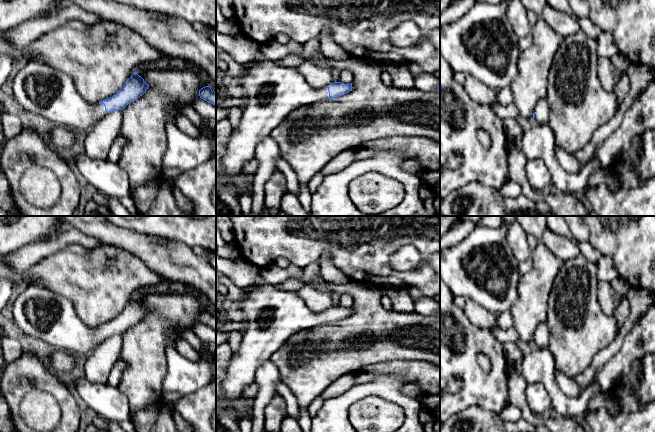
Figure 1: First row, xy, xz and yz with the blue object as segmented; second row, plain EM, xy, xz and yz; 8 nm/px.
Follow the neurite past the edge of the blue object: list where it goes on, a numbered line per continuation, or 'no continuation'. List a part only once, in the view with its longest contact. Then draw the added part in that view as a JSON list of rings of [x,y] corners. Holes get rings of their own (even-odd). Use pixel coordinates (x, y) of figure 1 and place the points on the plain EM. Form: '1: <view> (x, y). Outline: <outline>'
1: xy (40, 312). Outline: [[[37,284],[22,288],[12,304],[12,314],[12,322],[24,333],[75,356],[88,356],[108,338],[104,328],[93,329],[84,324],[69,299]]]

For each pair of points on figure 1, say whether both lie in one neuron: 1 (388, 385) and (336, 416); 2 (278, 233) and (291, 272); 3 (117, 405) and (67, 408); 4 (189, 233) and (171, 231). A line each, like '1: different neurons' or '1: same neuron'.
1: same neuron
2: different neurons
3: different neurons
4: same neuron

